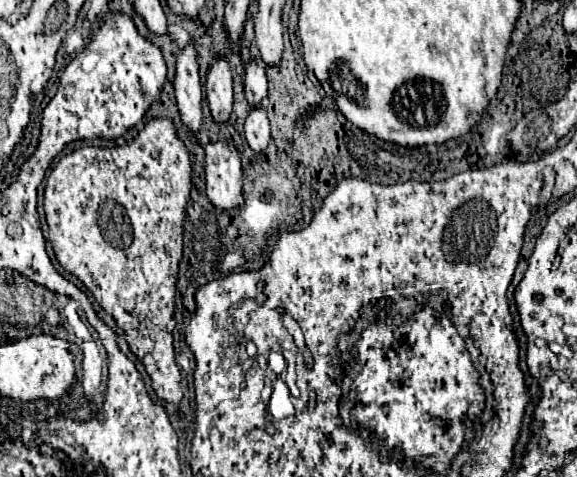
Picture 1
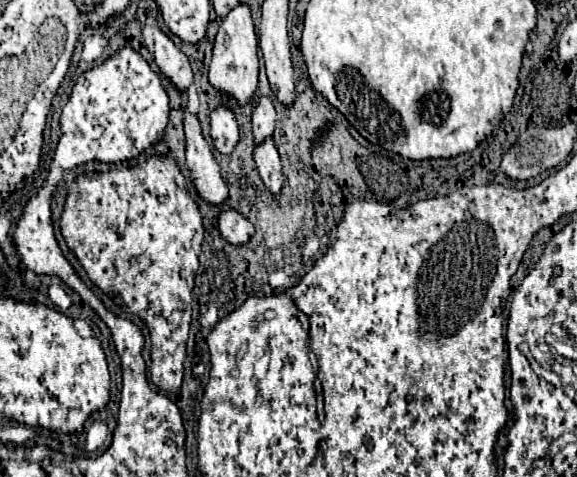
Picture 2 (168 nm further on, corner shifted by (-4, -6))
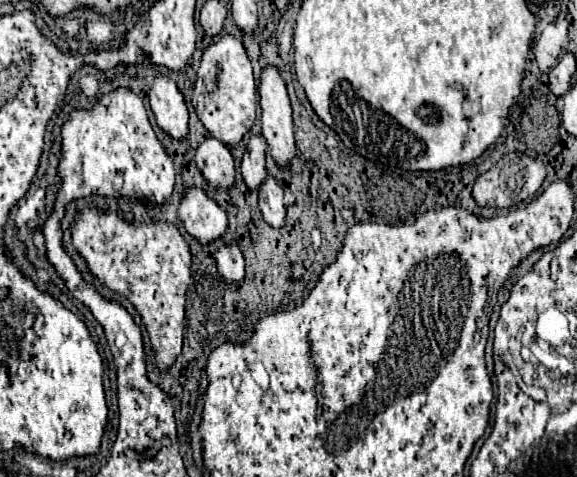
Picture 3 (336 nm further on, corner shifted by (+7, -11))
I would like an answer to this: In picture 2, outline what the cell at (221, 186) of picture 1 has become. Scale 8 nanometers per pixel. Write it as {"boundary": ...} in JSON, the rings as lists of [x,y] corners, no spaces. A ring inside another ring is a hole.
{"boundary":[[[221,209],[219,211],[219,231],[225,241],[233,245],[241,245],[249,241],[249,237],[255,233],[255,227],[237,209]]]}

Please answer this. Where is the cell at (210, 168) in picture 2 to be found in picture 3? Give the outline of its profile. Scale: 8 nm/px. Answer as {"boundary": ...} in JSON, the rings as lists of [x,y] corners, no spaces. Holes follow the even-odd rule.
{"boundary":[[[186,188],[178,208],[178,218],[186,232],[202,246],[218,240],[228,228],[226,212],[202,188]]]}

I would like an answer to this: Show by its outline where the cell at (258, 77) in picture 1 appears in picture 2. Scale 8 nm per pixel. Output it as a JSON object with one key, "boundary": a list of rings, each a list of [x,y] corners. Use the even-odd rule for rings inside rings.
{"boundary":[[[261,95],[257,105],[253,107],[253,135],[255,135],[255,143],[261,143],[263,139],[273,135],[275,129],[275,107],[271,103],[271,99],[267,95]]]}

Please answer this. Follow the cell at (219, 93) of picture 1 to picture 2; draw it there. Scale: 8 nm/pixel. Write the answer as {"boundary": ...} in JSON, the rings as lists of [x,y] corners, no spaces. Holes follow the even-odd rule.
{"boundary":[[[219,105],[211,113],[211,139],[221,155],[231,153],[239,141],[239,125],[235,113],[227,105]]]}

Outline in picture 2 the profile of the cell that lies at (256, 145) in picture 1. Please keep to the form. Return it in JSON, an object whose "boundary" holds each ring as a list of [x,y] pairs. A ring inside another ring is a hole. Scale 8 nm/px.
{"boundary":[[[265,139],[263,143],[255,145],[253,161],[257,165],[257,171],[259,171],[265,187],[273,195],[279,195],[281,187],[283,187],[283,173],[281,173],[281,159],[279,159],[273,139]]]}

